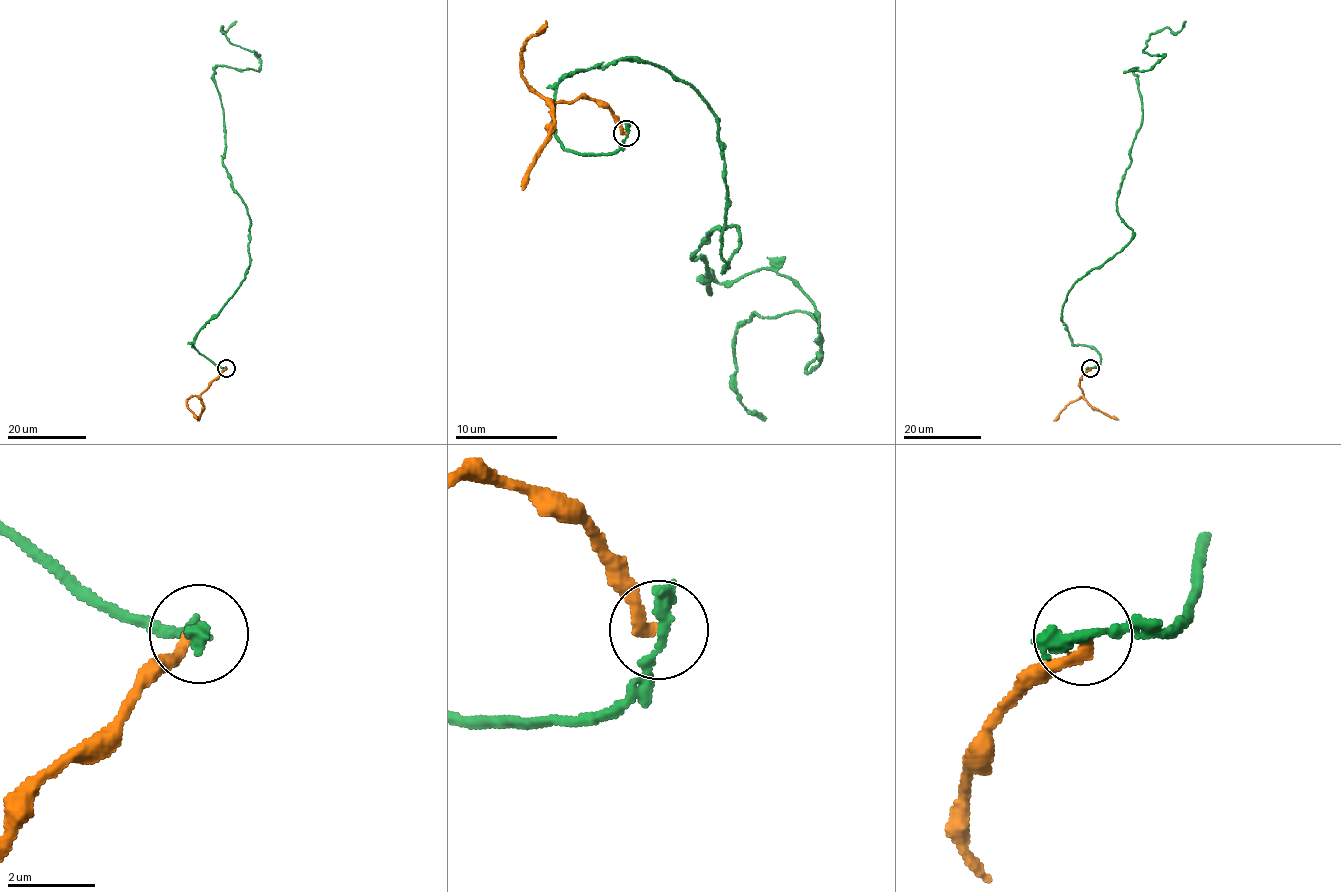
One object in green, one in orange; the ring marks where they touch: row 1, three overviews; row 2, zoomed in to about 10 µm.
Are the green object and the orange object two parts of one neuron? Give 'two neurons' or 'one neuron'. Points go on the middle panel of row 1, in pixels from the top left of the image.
two neurons

